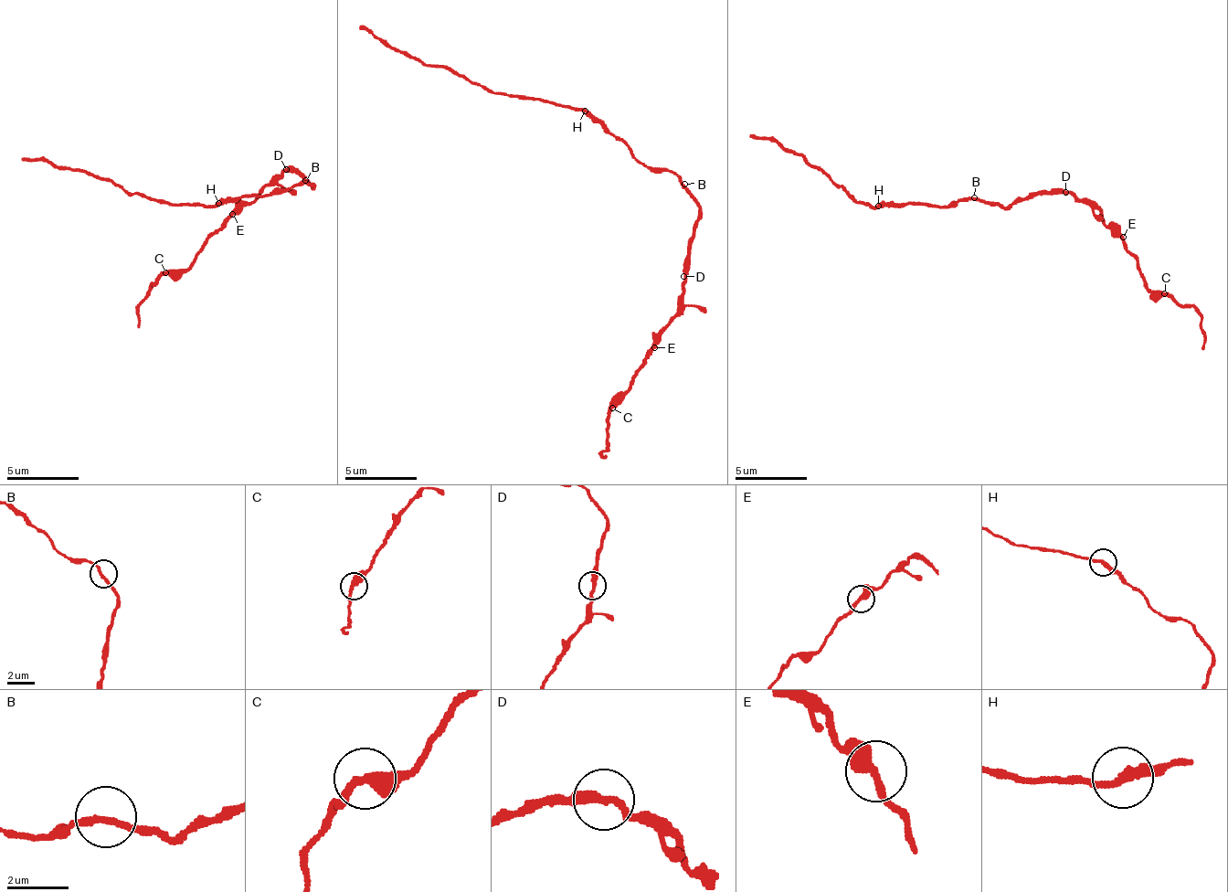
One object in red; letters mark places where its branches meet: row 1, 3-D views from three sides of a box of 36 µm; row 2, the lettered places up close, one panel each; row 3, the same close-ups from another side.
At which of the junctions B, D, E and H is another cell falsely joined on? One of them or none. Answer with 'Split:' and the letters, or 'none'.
Split: none

